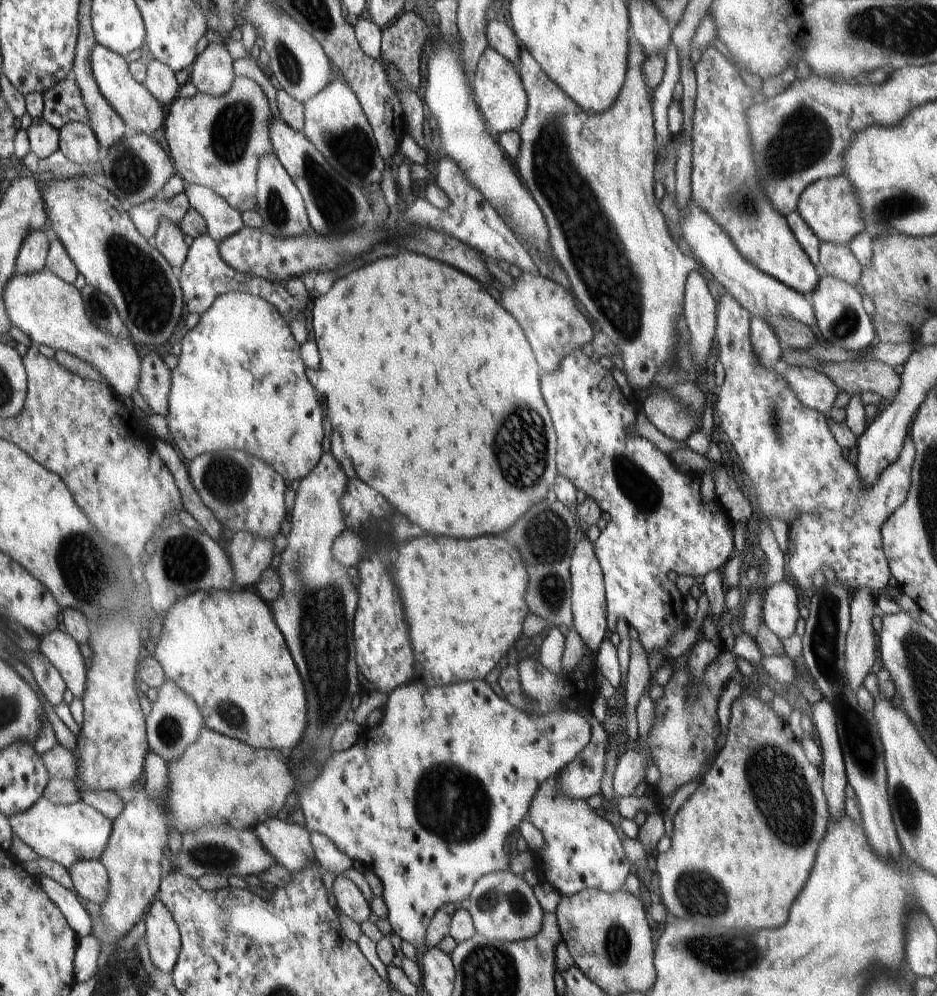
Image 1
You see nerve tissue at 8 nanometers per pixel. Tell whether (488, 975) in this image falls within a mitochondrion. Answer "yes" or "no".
yes

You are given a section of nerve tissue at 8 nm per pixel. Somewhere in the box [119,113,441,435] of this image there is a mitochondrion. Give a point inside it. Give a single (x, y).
(322, 183)

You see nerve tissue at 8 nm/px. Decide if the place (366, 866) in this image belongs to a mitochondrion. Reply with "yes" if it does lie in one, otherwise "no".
no

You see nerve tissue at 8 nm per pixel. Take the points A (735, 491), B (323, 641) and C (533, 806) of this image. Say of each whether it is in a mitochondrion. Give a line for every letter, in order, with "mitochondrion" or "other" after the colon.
A: other
B: mitochondrion
C: other

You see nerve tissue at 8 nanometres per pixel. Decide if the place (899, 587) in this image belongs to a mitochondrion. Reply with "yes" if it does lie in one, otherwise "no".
no

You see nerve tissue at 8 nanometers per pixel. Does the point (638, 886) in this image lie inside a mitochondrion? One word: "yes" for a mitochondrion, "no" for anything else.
no

